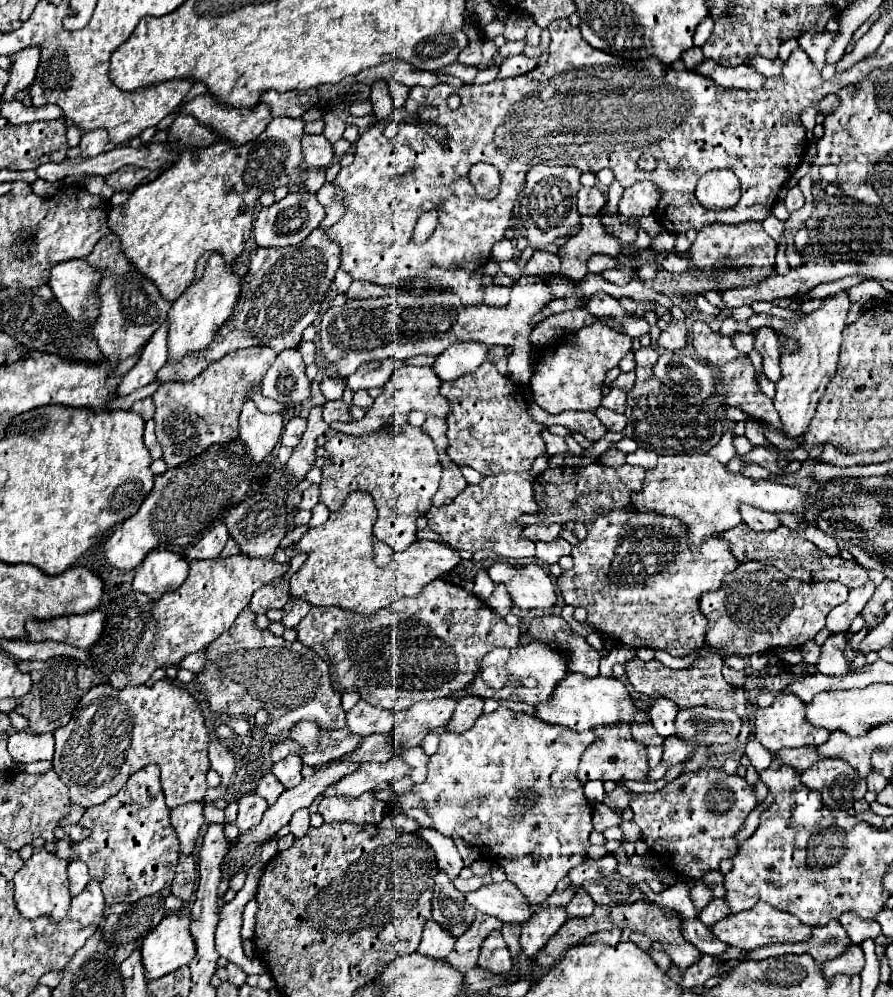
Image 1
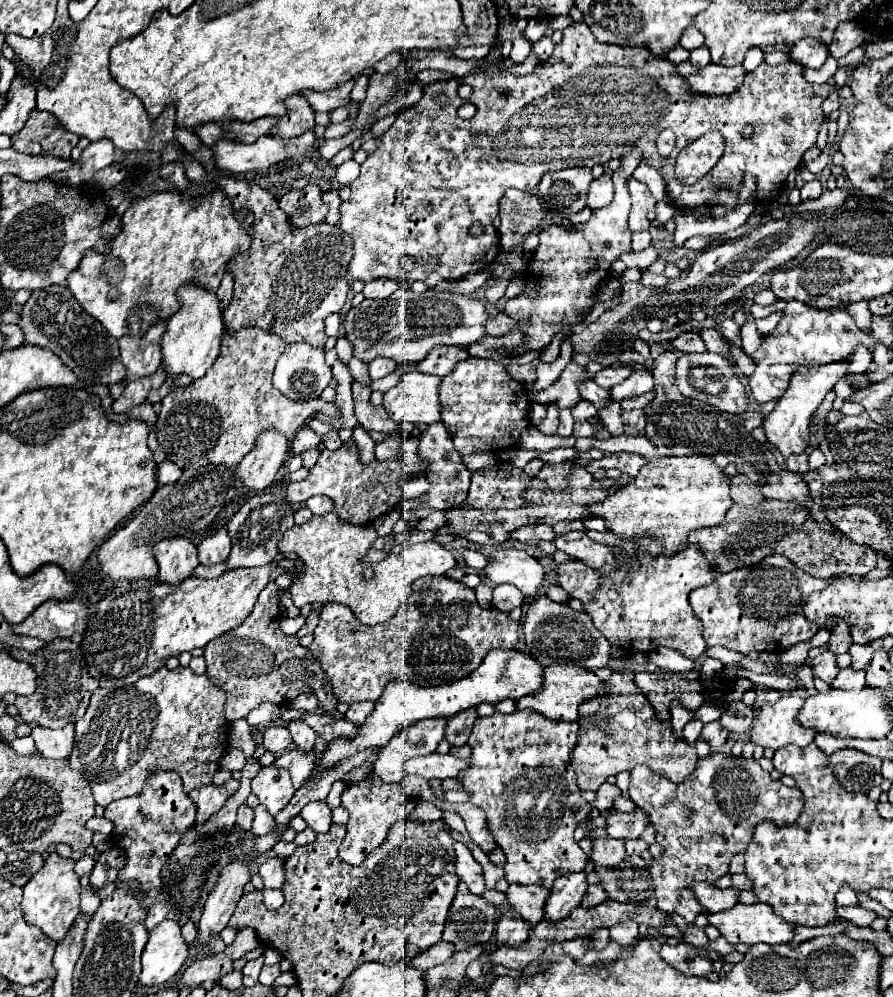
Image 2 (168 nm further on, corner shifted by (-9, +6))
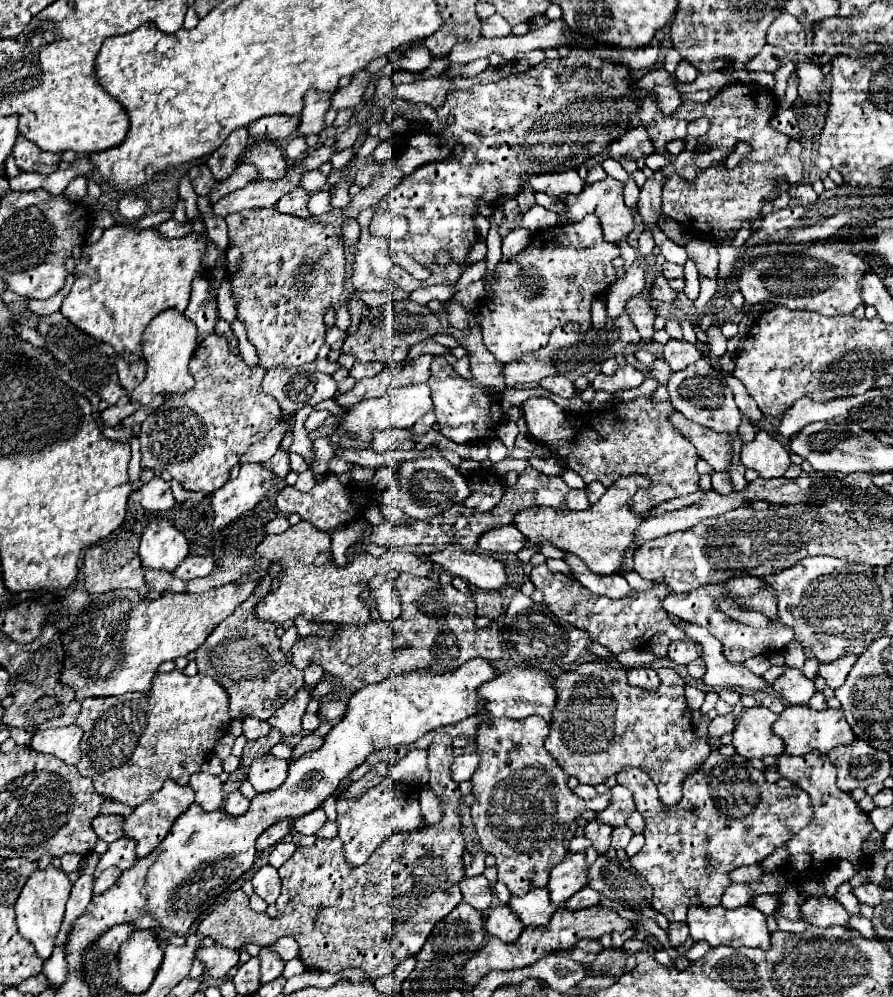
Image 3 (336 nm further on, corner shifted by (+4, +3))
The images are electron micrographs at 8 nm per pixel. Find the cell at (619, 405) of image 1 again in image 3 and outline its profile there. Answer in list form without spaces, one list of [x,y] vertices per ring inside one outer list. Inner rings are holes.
[[[624,366],[620,368],[614,376],[606,376],[606,374],[598,374],[592,380],[592,388],[594,390],[606,390],[612,394],[620,394],[628,388],[636,388],[644,382],[644,374],[636,368],[636,366]]]

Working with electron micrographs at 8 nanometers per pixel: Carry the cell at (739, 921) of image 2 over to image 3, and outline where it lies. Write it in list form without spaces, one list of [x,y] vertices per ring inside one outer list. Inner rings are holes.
[[[692,906],[688,908],[688,918],[686,924],[690,928],[690,938],[694,942],[708,942],[710,946],[732,946],[732,948],[740,948],[740,946],[750,946],[750,948],[762,948],[768,950],[770,948],[770,932],[766,928],[766,916],[756,910],[754,906],[740,906],[734,910],[728,910],[724,906]]]

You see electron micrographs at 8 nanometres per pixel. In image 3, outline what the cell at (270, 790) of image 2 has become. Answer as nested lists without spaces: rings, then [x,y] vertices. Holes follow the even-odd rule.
[[[268,752],[268,754],[252,760],[250,778],[248,780],[252,782],[252,786],[254,786],[256,792],[270,792],[270,790],[278,788],[286,780],[288,766],[290,766],[288,760],[274,758]]]

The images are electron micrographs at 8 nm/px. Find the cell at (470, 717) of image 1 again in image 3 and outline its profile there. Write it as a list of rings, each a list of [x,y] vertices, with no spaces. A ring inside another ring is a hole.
[[[436,734],[432,746],[428,748],[428,766],[430,766],[430,782],[428,786],[436,792],[444,806],[444,818],[438,824],[432,824],[424,830],[392,834],[362,866],[352,866],[344,860],[344,844],[340,838],[332,840],[316,840],[314,846],[296,848],[296,852],[282,864],[280,880],[282,894],[278,896],[278,918],[270,918],[266,914],[258,914],[248,906],[248,898],[242,890],[234,890],[224,902],[216,904],[212,912],[200,922],[198,936],[200,940],[210,936],[216,944],[222,944],[232,950],[240,950],[244,944],[252,942],[258,946],[268,946],[276,938],[292,936],[300,946],[300,960],[308,970],[320,972],[340,972],[348,966],[360,966],[368,972],[370,980],[386,976],[394,966],[404,962],[408,956],[414,956],[424,946],[436,922],[440,922],[456,904],[462,902],[462,892],[458,882],[464,876],[462,854],[466,850],[464,836],[460,826],[460,790],[458,784],[450,776],[454,754],[452,740],[446,734]]]

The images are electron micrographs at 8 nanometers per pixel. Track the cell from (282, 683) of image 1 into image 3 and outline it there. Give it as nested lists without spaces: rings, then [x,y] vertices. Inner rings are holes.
[[[264,576],[254,594],[242,602],[226,620],[222,620],[206,642],[196,650],[198,670],[206,676],[214,676],[230,694],[230,718],[244,720],[248,716],[270,720],[278,710],[278,700],[286,702],[302,688],[302,670],[294,668],[278,646],[276,624],[254,618],[254,606],[270,592],[270,576]]]

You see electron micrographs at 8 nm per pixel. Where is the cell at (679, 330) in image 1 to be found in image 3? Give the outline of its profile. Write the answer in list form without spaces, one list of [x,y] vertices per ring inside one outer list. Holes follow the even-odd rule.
[[[670,340],[664,346],[664,360],[670,364],[670,368],[674,372],[688,368],[688,364],[694,364],[700,358],[702,358],[702,354],[700,354],[698,346],[690,344],[686,340]]]

